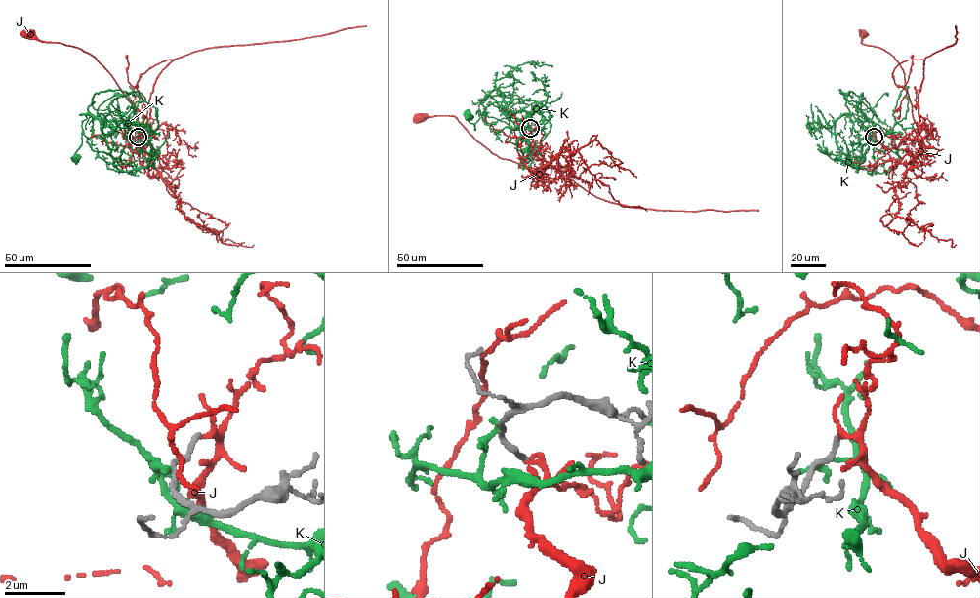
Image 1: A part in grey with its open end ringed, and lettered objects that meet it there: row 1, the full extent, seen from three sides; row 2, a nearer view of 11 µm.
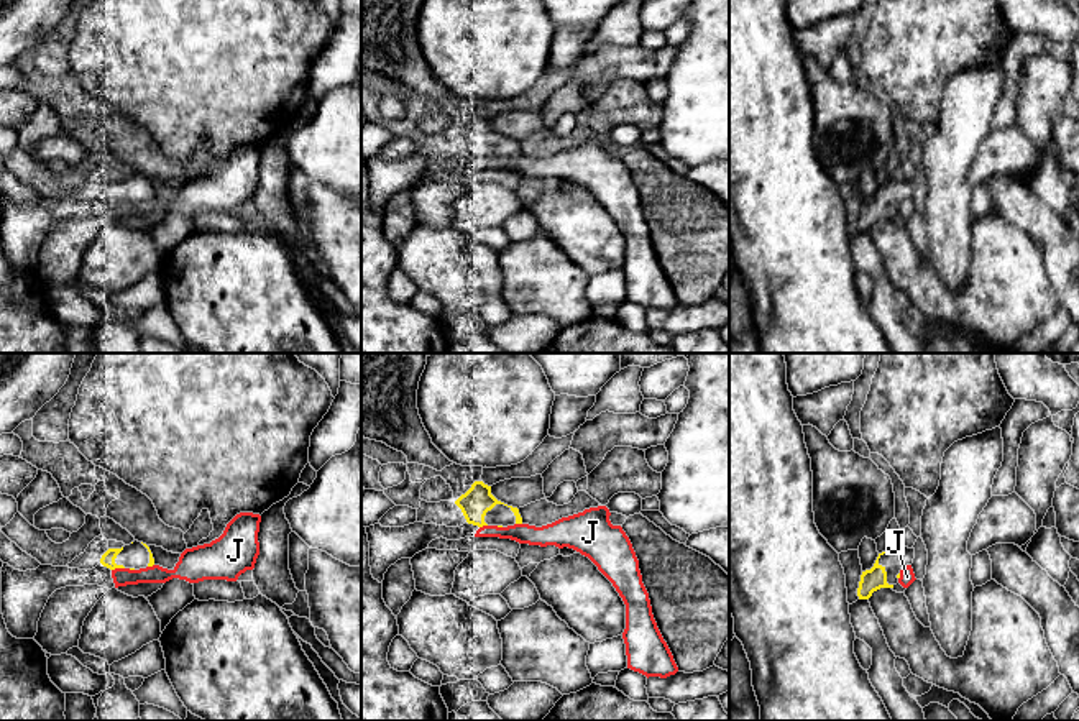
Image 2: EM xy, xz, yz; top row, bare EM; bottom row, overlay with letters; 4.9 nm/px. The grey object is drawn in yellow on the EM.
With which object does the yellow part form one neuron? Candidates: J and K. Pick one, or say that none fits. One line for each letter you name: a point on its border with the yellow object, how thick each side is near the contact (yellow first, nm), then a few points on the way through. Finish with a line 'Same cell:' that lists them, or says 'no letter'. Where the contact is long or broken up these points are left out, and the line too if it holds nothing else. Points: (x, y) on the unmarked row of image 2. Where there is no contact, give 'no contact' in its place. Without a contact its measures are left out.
Same cell: no letter

